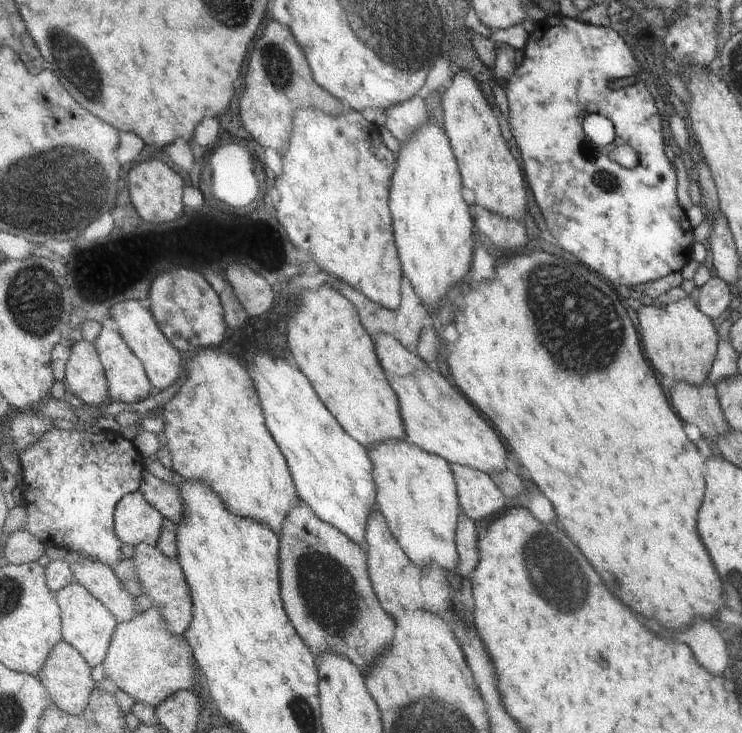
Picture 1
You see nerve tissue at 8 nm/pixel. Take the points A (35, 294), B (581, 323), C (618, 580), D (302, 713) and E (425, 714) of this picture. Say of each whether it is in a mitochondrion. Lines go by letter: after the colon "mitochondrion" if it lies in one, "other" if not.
A: mitochondrion
B: mitochondrion
C: mitochondrion
D: mitochondrion
E: mitochondrion

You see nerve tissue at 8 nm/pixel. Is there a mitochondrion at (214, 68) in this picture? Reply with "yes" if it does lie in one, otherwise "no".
no

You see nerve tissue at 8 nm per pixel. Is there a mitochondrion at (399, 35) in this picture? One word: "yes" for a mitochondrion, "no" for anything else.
yes

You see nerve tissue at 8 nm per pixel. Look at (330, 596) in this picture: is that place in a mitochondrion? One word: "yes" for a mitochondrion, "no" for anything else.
yes

